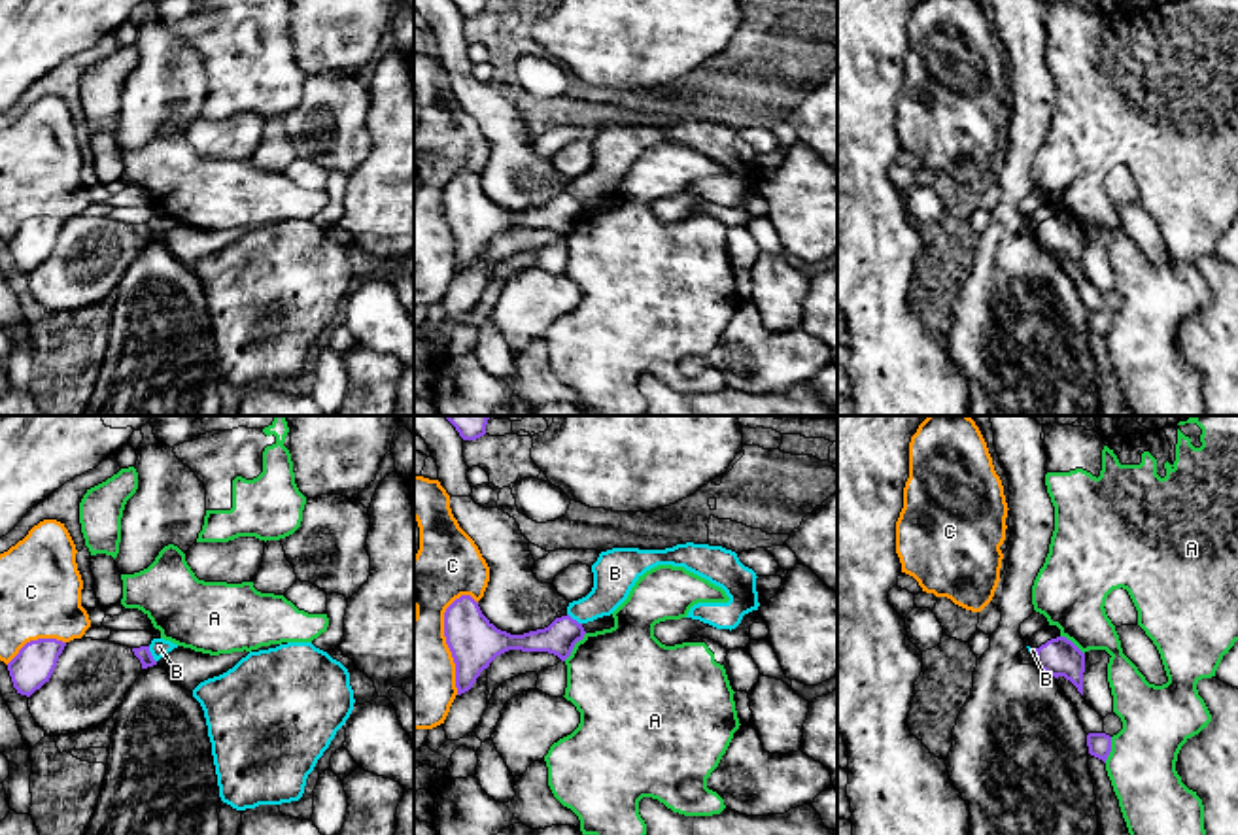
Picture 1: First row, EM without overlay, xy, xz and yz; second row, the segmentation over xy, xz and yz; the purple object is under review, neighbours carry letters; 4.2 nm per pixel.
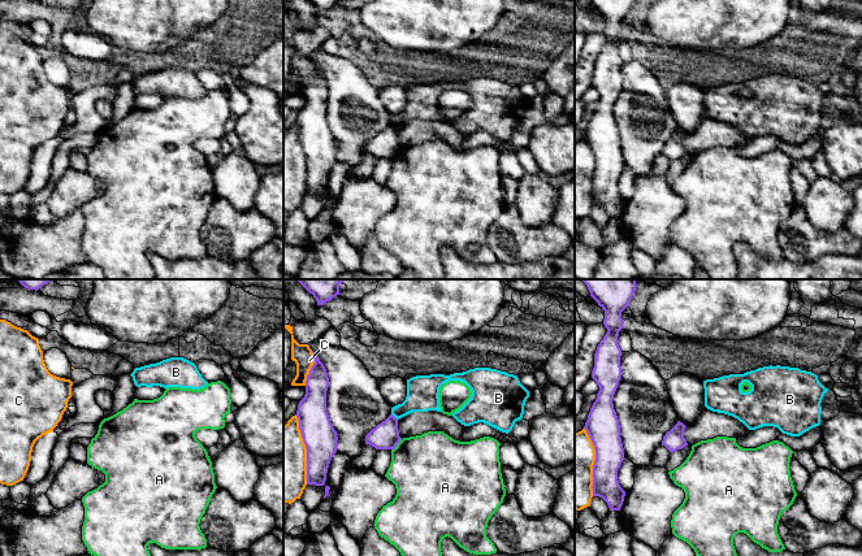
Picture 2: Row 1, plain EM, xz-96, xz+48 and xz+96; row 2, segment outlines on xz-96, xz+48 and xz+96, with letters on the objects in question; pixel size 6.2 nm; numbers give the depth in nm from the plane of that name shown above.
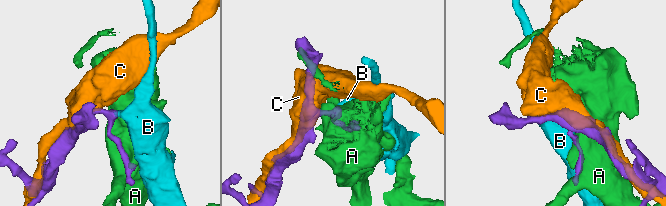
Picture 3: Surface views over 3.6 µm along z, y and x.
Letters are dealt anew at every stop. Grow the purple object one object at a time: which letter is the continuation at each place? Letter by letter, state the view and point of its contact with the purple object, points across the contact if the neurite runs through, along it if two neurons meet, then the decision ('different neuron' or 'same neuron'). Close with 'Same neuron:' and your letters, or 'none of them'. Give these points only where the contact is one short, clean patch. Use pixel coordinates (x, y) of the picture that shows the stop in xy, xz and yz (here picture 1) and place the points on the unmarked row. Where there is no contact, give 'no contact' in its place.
A: contact xz (573, 223); different neuron
B: contact xy (150, 231); border xy (148, 223), (155, 238); different neuron
C: contact xz (447, 218); different neuron
Same neuron: none of them

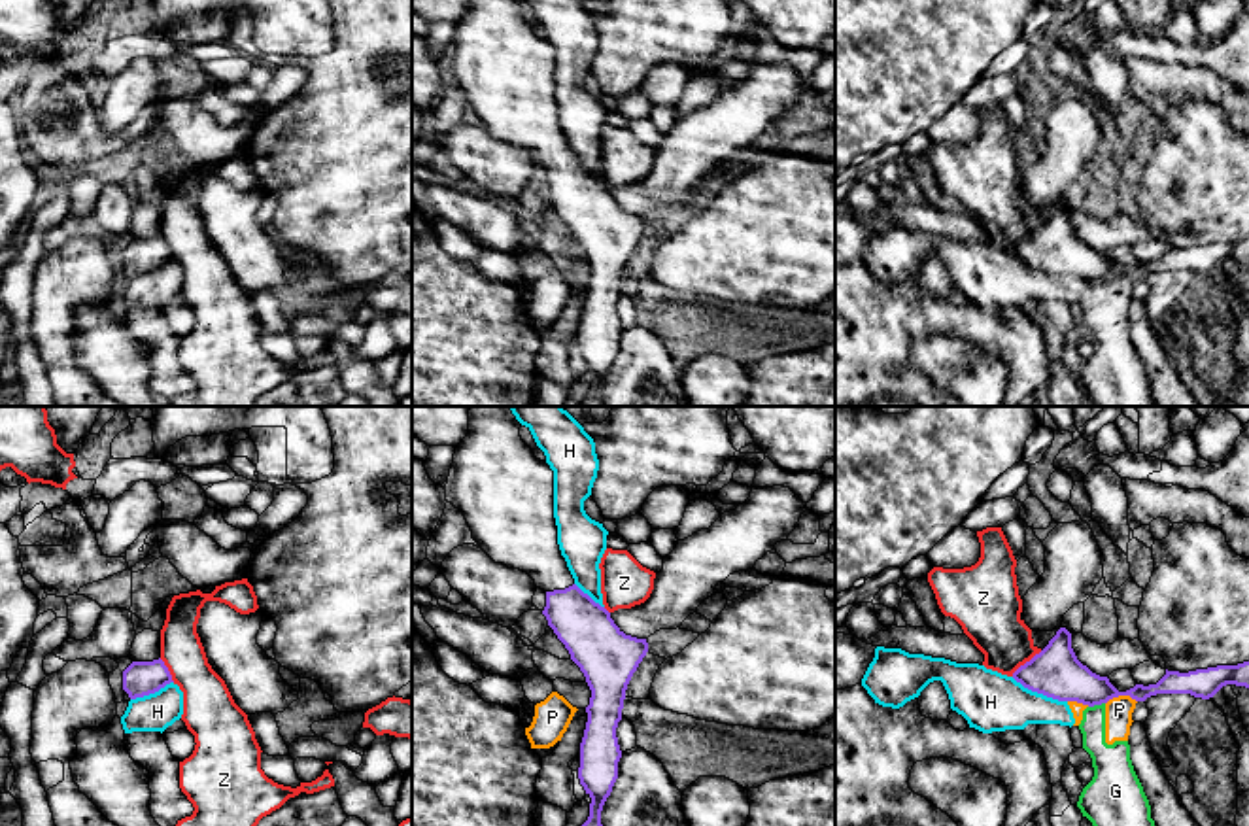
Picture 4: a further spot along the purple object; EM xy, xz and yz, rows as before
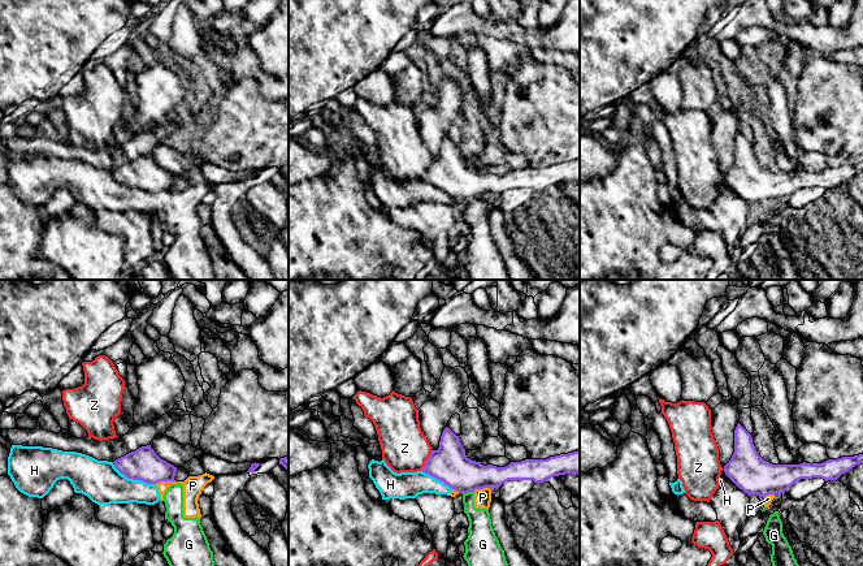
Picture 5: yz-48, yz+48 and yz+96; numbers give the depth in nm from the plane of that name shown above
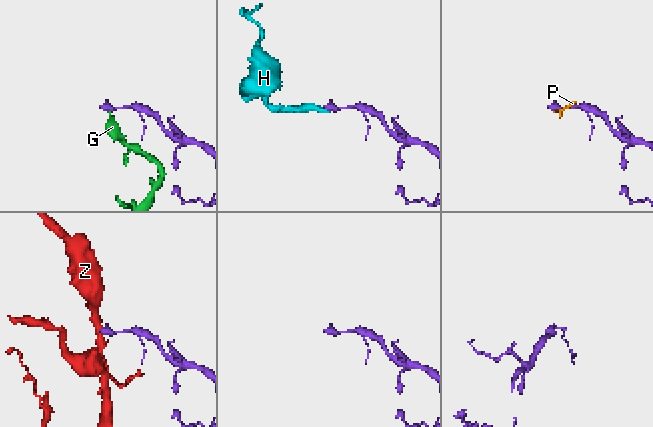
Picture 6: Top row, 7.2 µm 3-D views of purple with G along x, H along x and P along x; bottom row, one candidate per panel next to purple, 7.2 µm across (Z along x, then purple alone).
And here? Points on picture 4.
G: contact yz (1096, 280); border yz (1104, 278), (1089, 284); different neuron
H: contact yz (1040, 269); border yz (1011, 254), (1032, 267), (1066, 278); different neuron
P: contact yz (1121, 271); border yz (1136, 276), (1113, 273), (1106, 280); different neuron
Z: contact yz (1026, 239); border yz (1042, 227), (1011, 252); different neuron
Same neuron: none of them

